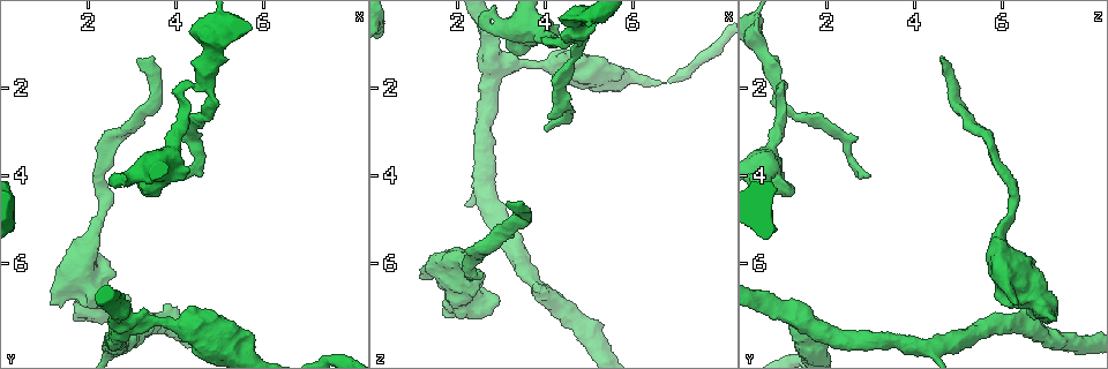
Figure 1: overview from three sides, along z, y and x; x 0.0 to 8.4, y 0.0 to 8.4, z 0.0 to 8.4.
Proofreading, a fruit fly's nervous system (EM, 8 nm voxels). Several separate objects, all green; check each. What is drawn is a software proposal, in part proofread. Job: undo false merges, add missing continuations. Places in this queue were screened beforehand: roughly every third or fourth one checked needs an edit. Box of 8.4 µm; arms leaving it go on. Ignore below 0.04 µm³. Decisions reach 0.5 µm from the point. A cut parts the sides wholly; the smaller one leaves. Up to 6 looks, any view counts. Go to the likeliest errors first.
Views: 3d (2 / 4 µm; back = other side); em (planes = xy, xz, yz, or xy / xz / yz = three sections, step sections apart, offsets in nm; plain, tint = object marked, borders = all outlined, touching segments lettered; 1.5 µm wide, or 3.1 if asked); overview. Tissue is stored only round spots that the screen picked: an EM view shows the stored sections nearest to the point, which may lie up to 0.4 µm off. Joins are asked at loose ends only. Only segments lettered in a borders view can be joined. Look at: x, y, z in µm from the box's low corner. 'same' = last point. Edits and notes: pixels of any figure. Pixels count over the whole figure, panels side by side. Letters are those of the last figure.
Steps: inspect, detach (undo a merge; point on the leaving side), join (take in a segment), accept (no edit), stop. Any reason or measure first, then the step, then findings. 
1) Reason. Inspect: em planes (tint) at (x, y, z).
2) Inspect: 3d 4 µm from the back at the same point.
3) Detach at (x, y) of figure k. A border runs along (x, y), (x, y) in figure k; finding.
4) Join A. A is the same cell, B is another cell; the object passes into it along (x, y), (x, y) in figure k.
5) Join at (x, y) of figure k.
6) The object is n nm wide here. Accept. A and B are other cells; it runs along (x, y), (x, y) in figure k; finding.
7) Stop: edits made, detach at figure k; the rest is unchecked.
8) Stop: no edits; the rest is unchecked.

Stops while still wide. Inspect: 3d 4 µm at (1.15, 6.95, 6.30).

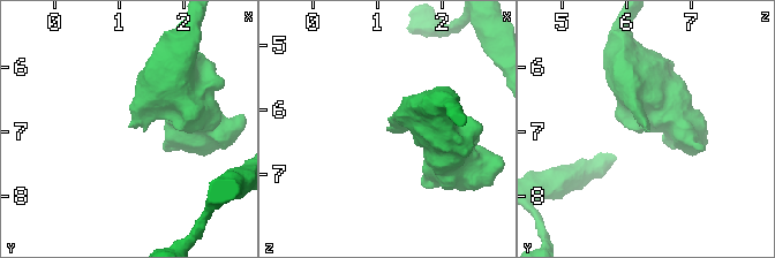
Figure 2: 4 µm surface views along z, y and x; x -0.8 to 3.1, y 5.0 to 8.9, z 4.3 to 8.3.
Now the EM. Inspect: em xy step 8 (plain) at (1.15, 6.95, 6.30).

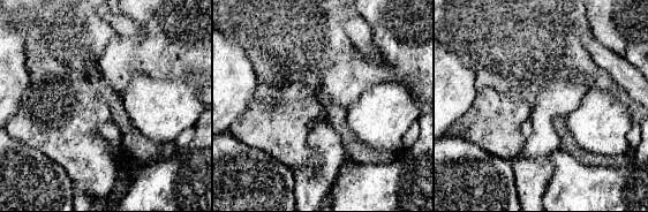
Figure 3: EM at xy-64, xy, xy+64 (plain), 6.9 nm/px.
What lies round it. Inspect: em xy step 8 (borders) at the same point.

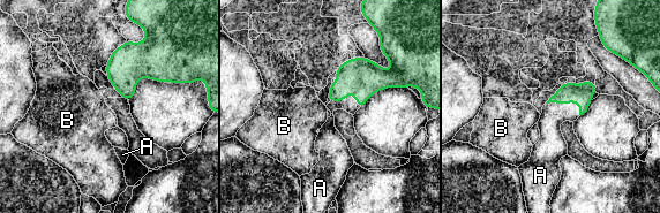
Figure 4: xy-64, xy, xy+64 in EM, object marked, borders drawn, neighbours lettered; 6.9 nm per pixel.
Join A. A is the same cell, B is another cell; the object passes into it along (372, 77), (346, 97), (350, 105) in figure 4; the neuron continues.

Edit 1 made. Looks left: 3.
Inspect: overview.

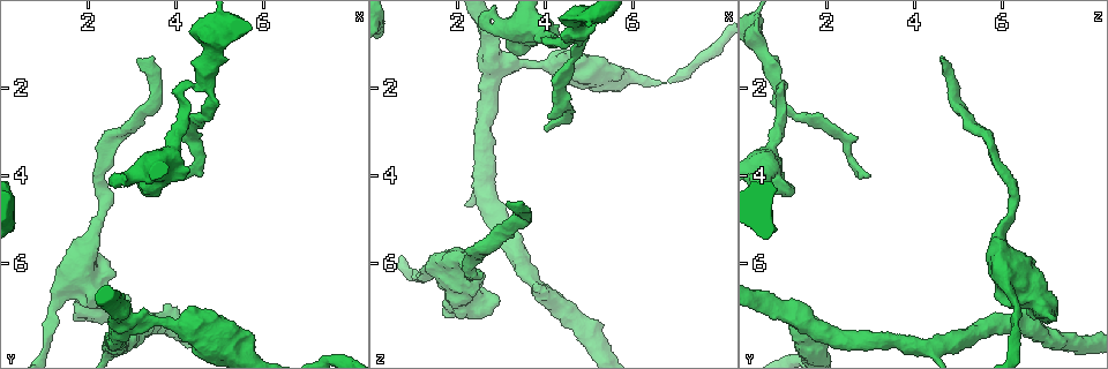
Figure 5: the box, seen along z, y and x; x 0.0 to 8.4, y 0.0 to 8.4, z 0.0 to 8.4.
A fork. Inspect: 3d 2 µm from the back at (4.45, 1.95, 0.95).

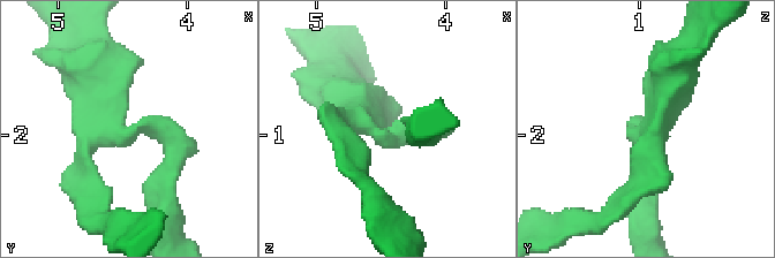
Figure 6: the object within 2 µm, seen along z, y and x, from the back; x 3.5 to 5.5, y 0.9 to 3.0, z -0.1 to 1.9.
3 arms meet here; now the EM. Inspect: em planes (borders) at (4.50, 1.96, 0.98).

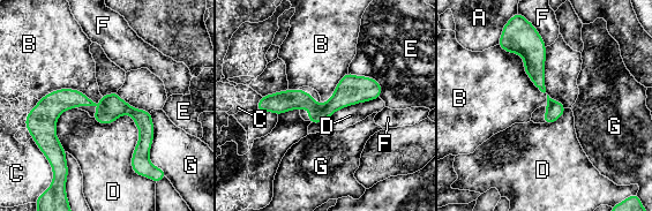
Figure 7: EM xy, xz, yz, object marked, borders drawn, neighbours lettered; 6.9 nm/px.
Accept. A, B, C, D, E, F and G are other cells; continuous, no second neuron.

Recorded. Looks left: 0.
Stop: edits made, join at figure 4; the rest is unchecked.

